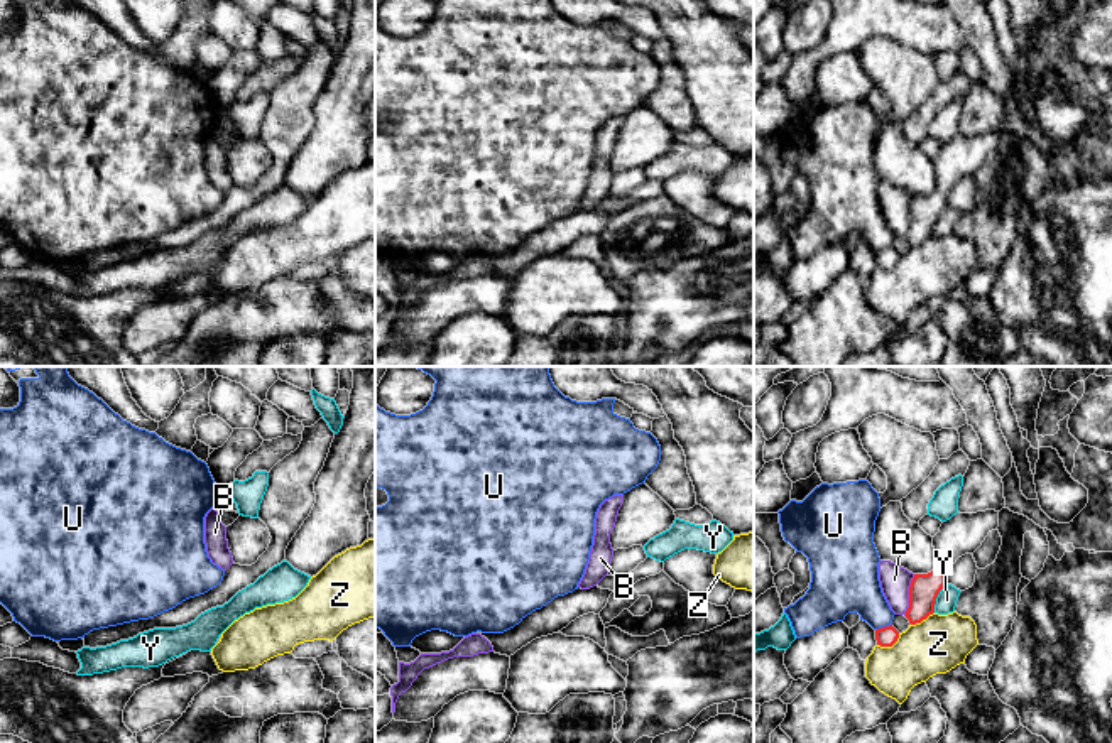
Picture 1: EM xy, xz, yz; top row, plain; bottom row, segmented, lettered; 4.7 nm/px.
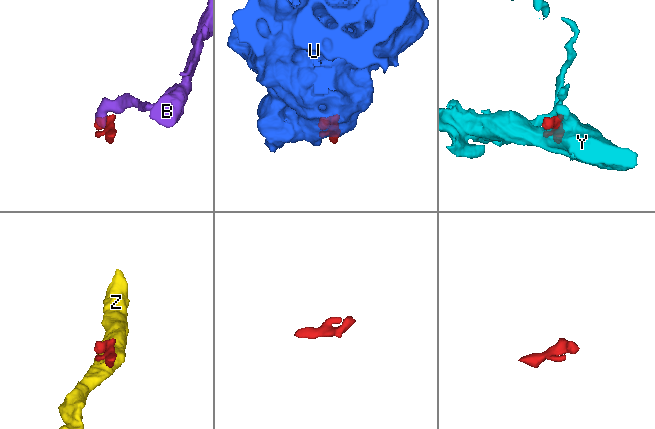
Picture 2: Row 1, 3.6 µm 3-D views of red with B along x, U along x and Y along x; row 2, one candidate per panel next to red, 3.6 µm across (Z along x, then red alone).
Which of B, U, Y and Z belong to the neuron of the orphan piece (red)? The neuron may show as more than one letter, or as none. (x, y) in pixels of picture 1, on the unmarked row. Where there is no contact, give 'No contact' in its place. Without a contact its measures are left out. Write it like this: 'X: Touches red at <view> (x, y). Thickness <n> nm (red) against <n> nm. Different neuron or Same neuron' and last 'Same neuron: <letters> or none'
B: Touches red at yz (910, 216). Thickness 140 nm (red) against 140 nm. Different neuron
U: Touches red at yz (884, 249). Thickness 100 nm (red) against 260 nm. Different neuron
Y: Touches red at yz (937, 218). Thickness 140 nm (red) against 100 nm. Different neuron
Z: Touches red at yz (889, 267). Thickness 100 nm (red) against 280 nm. Different neuron
Same neuron: none

